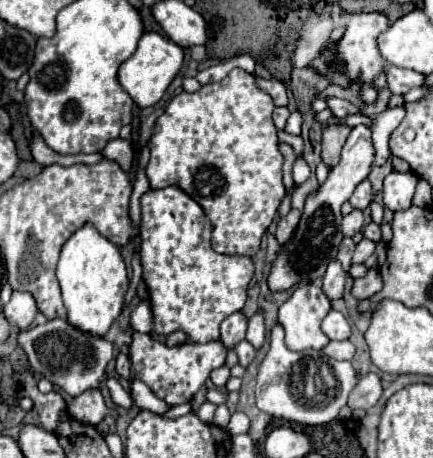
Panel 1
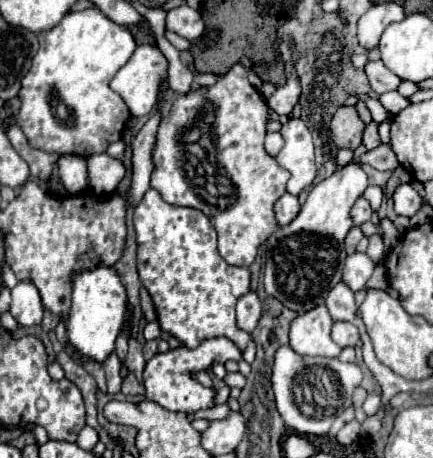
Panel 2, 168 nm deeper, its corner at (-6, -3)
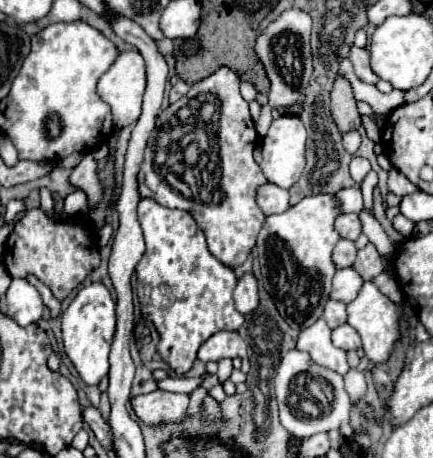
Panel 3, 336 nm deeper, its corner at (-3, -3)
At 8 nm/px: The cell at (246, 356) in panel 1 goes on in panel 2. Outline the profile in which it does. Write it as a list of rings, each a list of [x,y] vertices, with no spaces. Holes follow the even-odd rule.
[[[148,189],[134,211],[138,235],[138,273],[148,289],[162,331],[186,347],[198,347],[206,339],[226,337],[246,351],[250,335],[236,329],[236,301],[250,291],[250,269],[228,265],[216,245],[210,219],[192,207],[166,203],[156,189]]]

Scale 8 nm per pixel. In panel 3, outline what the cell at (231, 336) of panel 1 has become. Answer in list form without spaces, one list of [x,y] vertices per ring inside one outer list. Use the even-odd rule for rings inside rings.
[[[245,273],[239,281],[237,287],[233,291],[233,299],[235,299],[235,307],[239,313],[247,315],[253,313],[253,309],[259,305],[259,295],[257,295],[257,279],[253,273]]]

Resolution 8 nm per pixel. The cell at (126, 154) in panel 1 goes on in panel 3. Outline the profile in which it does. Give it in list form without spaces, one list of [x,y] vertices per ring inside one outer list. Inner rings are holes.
[[[85,155],[83,161],[73,169],[73,173],[69,175],[69,183],[75,189],[81,189],[87,193],[89,205],[95,205],[101,201],[103,187],[101,187],[99,177],[97,177],[97,163],[91,155]]]

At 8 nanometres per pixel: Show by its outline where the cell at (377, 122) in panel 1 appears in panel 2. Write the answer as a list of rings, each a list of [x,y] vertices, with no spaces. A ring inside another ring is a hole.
[[[382,143],[380,147],[360,155],[360,161],[374,167],[374,169],[378,169],[378,171],[394,171],[400,165],[390,143]]]

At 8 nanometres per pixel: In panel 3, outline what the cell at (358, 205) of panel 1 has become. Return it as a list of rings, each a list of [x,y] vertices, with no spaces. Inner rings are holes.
[[[345,213],[345,215],[339,215],[335,219],[335,231],[343,237],[343,239],[351,239],[355,241],[361,233],[361,223],[359,223],[359,217],[355,213]]]

